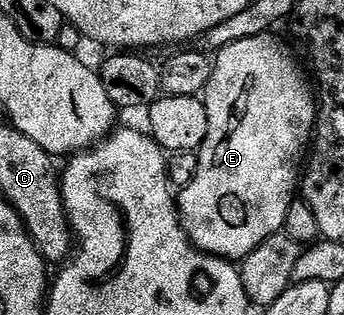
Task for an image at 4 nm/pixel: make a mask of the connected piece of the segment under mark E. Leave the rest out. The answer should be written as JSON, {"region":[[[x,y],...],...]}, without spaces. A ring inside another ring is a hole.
{"region":[[[267,33],[260,37],[247,37],[245,41],[232,41],[232,45],[228,45],[213,56],[210,80],[204,92],[204,102],[208,109],[208,137],[202,142],[201,148],[197,152],[196,177],[192,177],[190,184],[181,188],[176,195],[178,216],[182,227],[195,247],[201,251],[207,251],[210,255],[219,255],[220,258],[231,261],[245,259],[248,253],[252,253],[252,249],[256,249],[261,243],[268,241],[268,237],[279,234],[285,228],[288,209],[294,204],[296,192],[300,187],[300,168],[303,166],[304,156],[311,146],[318,117],[318,104],[311,84],[310,87],[306,84],[305,73],[298,68],[298,63],[290,56],[289,49],[276,36],[277,34]]]}

